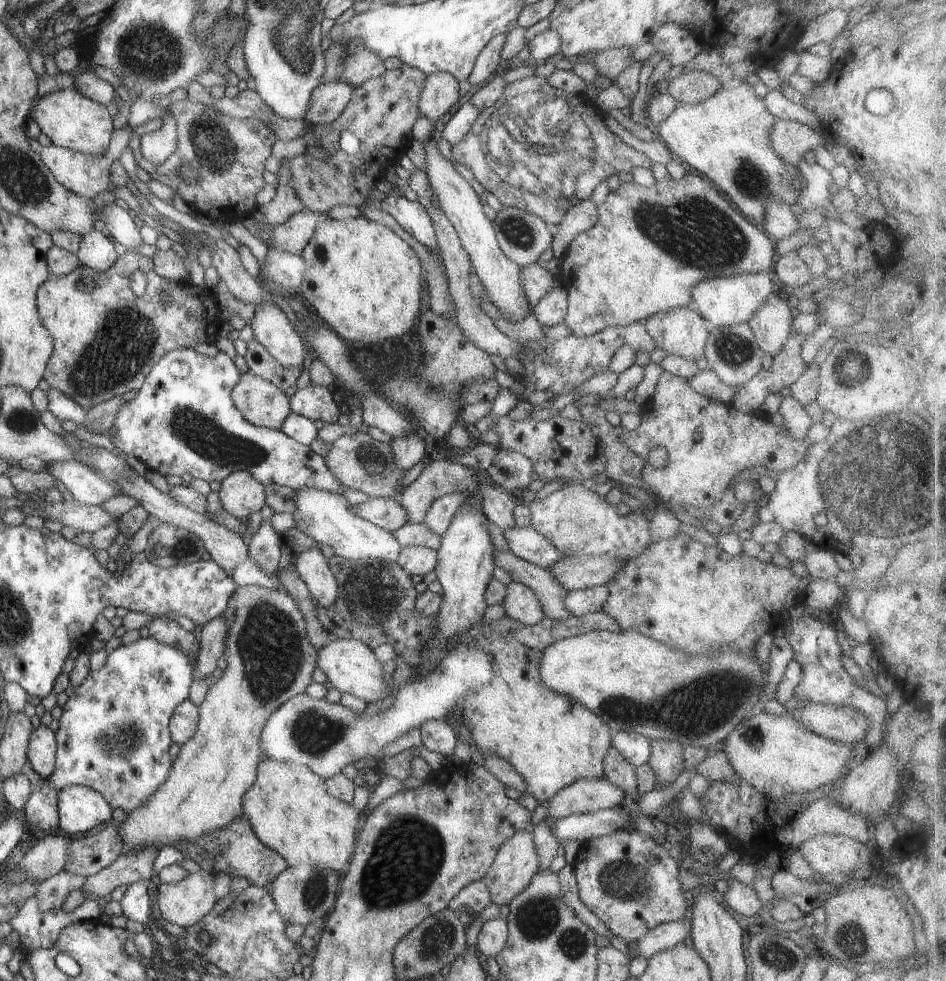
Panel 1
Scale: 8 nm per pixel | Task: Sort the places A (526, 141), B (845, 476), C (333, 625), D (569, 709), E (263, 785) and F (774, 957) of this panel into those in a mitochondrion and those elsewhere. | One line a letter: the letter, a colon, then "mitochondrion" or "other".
A: mitochondrion
B: mitochondrion
C: other
D: mitochondrion
E: other
F: mitochondrion

